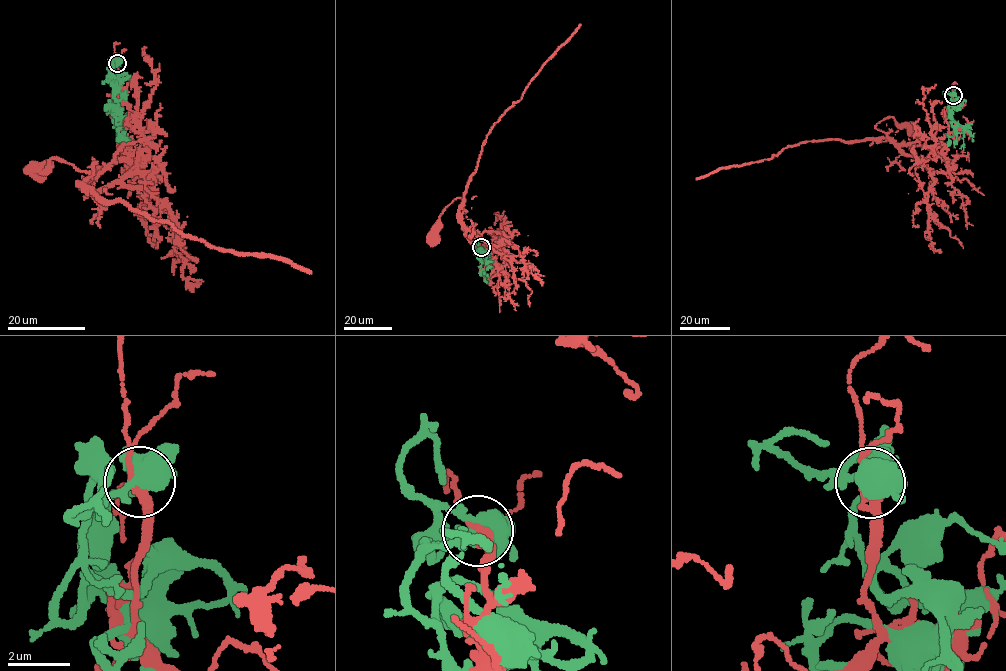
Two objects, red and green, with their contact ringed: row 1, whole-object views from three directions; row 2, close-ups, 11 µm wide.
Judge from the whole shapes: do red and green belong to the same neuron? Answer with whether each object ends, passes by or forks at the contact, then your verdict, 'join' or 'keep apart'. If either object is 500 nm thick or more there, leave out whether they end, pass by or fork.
keep apart

